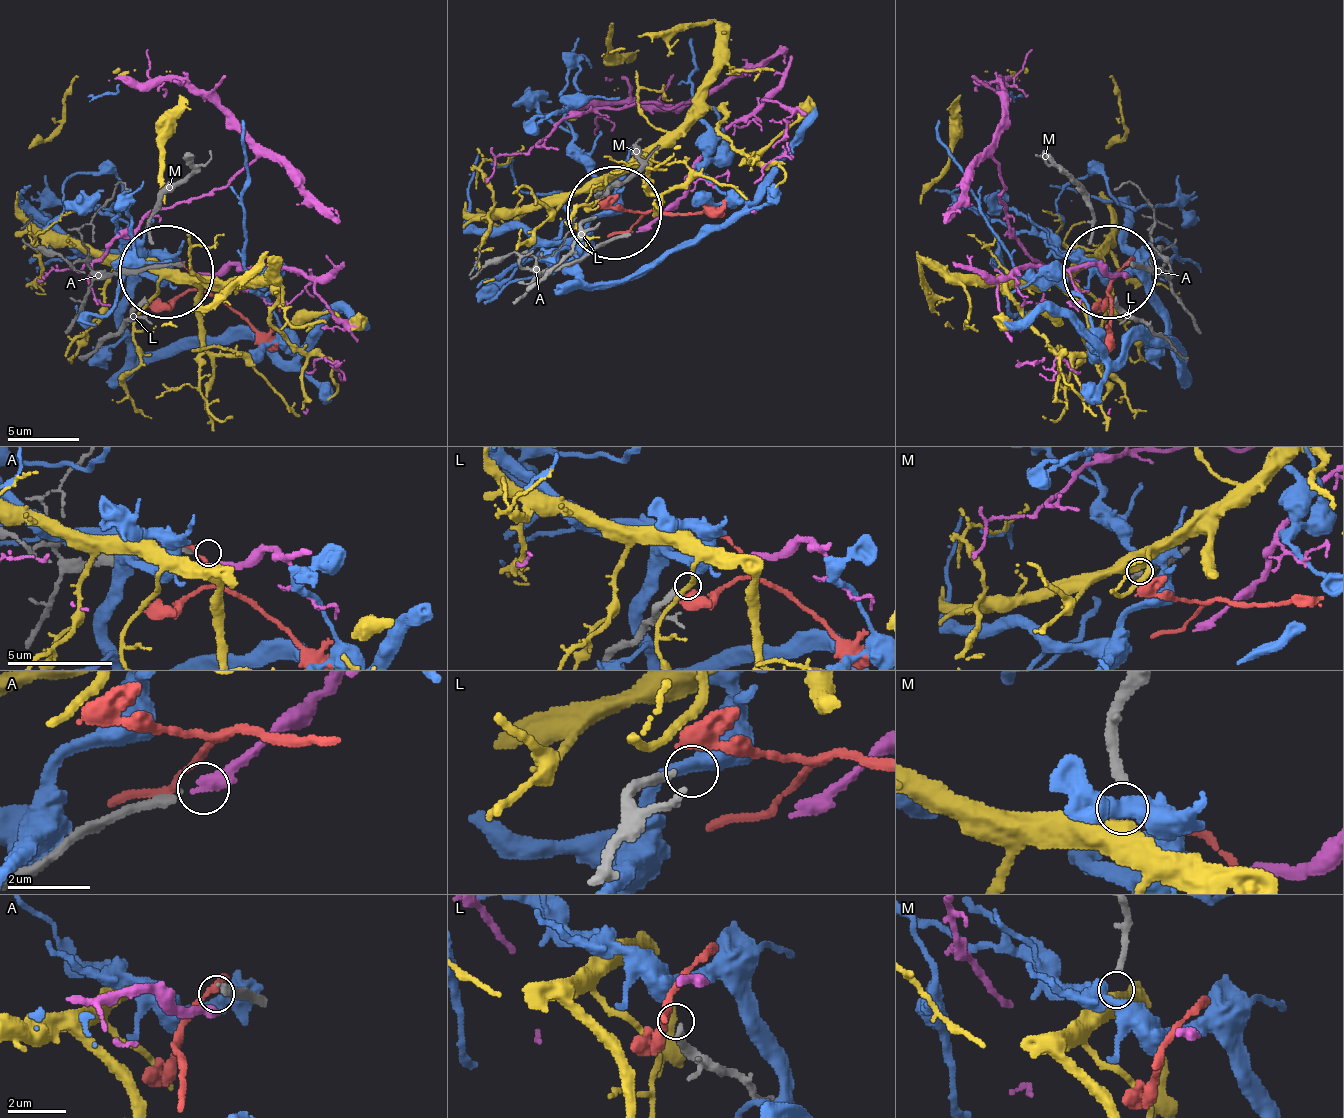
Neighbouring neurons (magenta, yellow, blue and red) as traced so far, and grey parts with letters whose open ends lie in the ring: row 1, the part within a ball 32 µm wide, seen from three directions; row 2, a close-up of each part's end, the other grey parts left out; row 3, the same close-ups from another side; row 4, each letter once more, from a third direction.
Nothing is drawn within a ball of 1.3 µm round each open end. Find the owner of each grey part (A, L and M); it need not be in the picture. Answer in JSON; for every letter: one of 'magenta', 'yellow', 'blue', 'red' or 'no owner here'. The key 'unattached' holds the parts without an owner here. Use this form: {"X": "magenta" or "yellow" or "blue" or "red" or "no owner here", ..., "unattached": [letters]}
{"A": "magenta", "L": "no owner here", "M": "yellow", "unattached": ["L"]}

